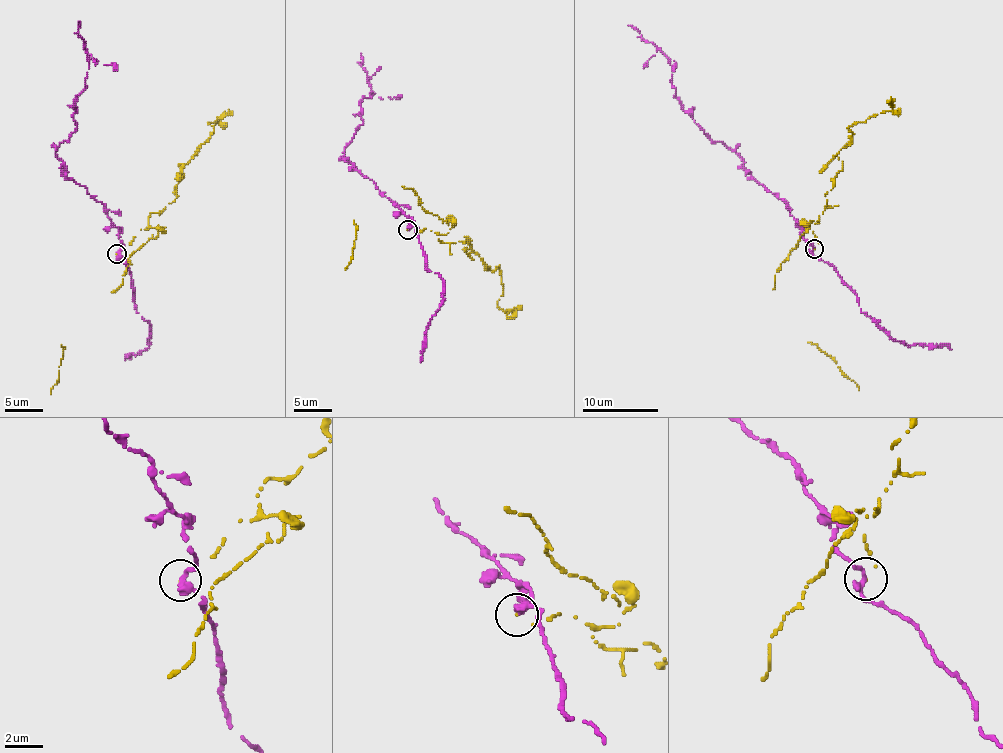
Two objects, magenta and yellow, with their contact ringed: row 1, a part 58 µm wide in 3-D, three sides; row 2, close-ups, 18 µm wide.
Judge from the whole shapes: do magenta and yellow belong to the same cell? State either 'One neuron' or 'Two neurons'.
Two neurons

